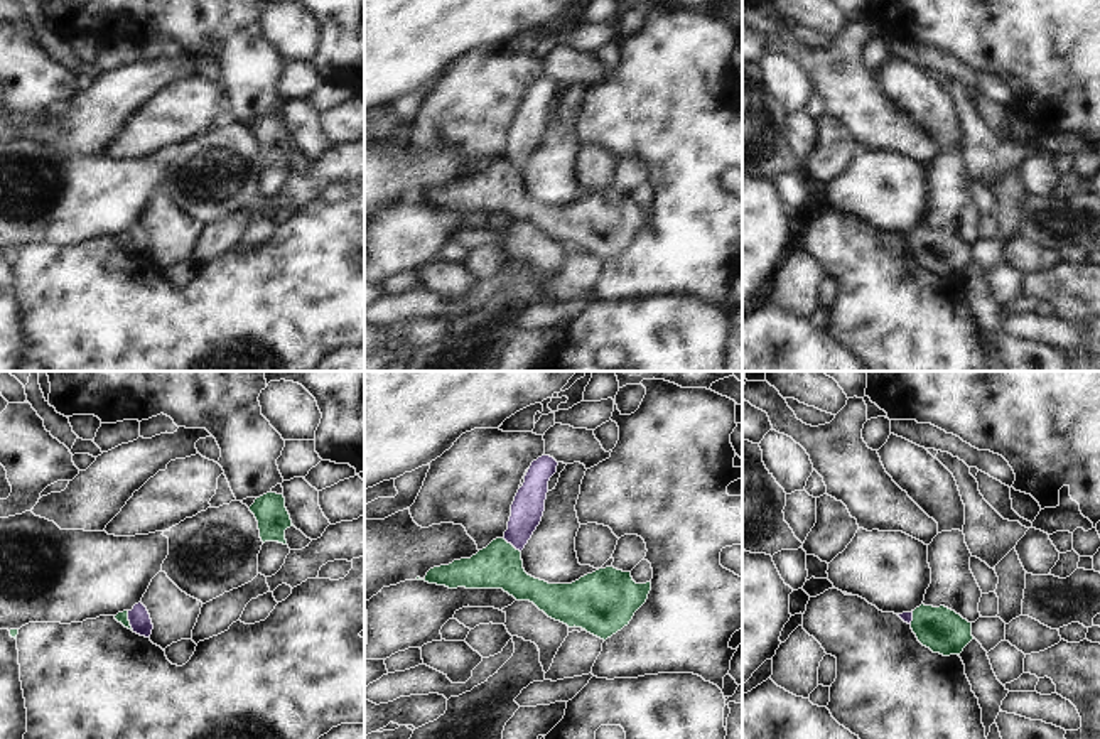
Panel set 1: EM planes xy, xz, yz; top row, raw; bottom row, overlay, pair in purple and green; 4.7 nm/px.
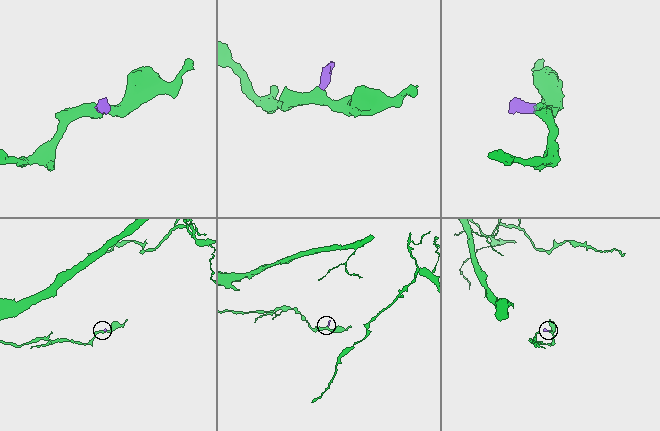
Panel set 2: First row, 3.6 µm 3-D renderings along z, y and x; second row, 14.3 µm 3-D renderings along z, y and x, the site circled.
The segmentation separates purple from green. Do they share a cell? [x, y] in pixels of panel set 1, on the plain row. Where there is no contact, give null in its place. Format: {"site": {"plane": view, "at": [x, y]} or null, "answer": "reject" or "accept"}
{"site": {"plane": "xy", "at": [129, 242]}, "answer": "accept"}

